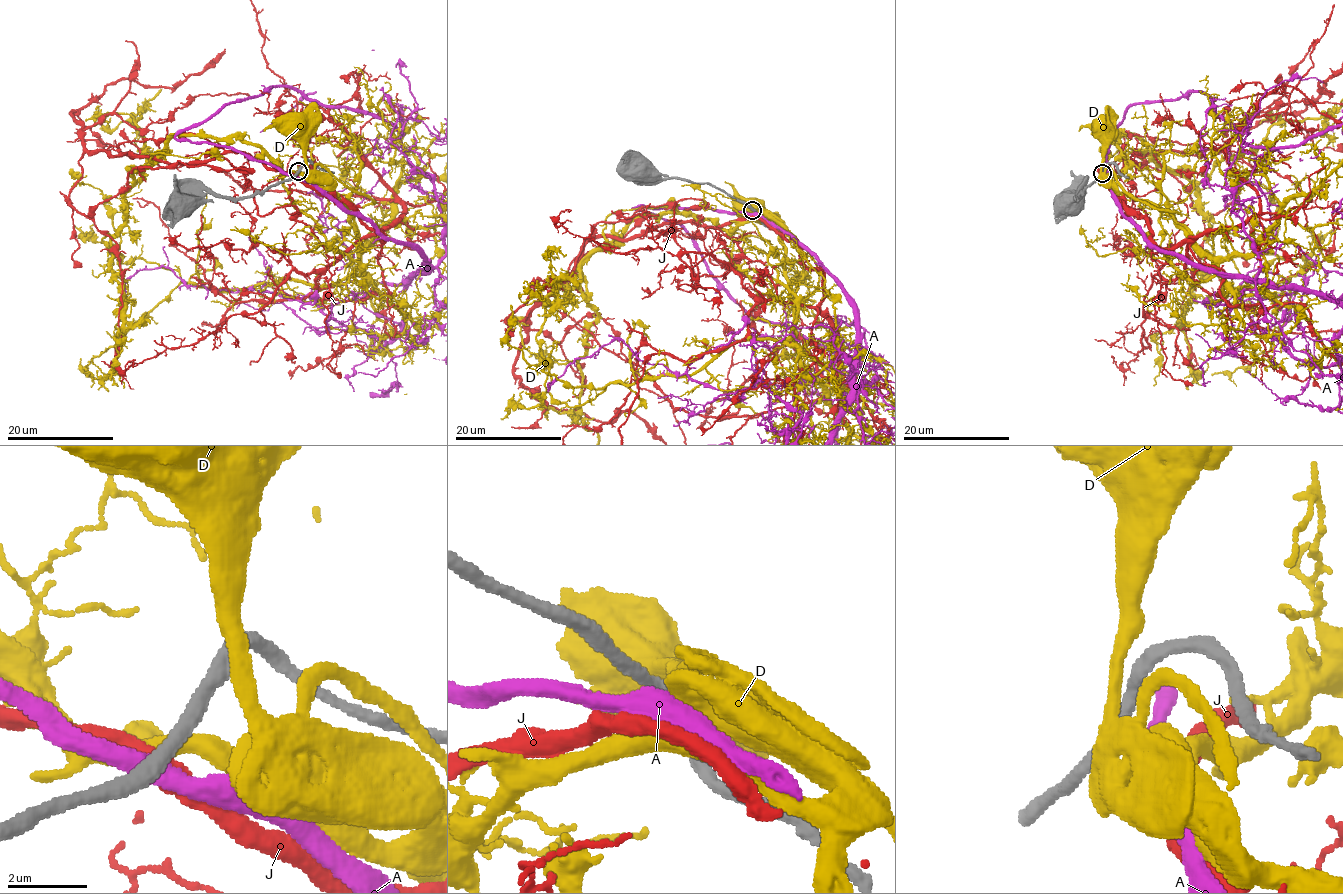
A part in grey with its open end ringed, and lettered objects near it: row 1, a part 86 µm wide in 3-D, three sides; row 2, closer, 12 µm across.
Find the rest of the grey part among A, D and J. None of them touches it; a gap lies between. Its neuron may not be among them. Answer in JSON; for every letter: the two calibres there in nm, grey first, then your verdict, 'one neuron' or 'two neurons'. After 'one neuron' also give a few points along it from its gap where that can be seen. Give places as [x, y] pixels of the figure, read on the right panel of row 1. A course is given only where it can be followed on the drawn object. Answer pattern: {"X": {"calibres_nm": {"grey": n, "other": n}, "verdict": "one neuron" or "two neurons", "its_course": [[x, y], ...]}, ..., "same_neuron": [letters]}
{"A": {"calibres_nm": {"grey": 360, "other": 440}, "verdict": "two neurons"}, "D": {"calibres_nm": {"grey": 360, "other": 650}, "verdict": "two neurons"}, "J": {"calibres_nm": {"grey": 360, "other": 440}, "verdict": "two neurons"}, "same_neuron": []}

